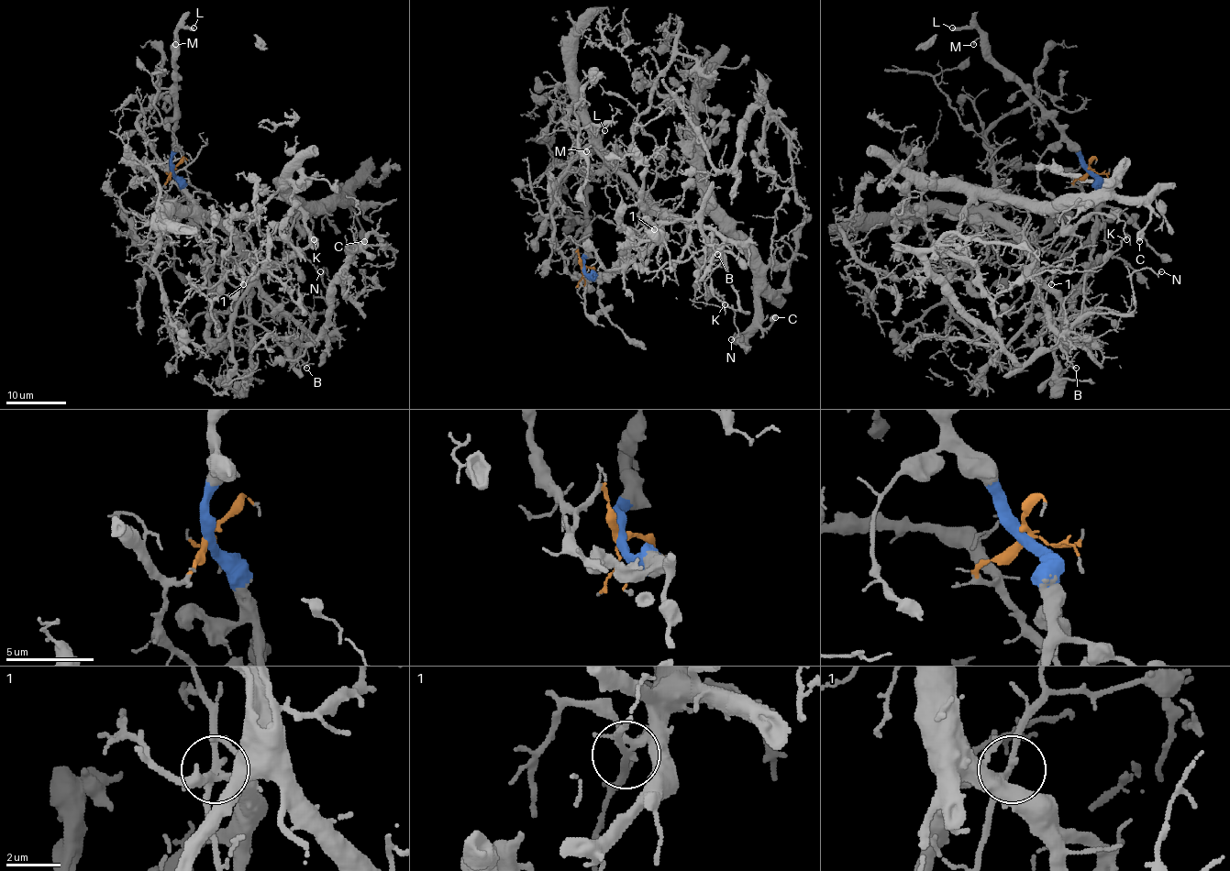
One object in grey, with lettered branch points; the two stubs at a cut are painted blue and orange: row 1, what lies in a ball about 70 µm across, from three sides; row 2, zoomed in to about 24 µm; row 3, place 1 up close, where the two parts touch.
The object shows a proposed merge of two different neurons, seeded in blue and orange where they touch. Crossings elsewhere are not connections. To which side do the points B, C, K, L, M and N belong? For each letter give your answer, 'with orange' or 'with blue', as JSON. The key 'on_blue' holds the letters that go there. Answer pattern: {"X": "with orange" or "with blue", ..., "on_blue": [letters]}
{"B": "with orange", "C": "with orange", "K": "with orange", "L": "with blue", "M": "with blue", "N": "with blue", "on_blue": ["L", "M", "N"]}

